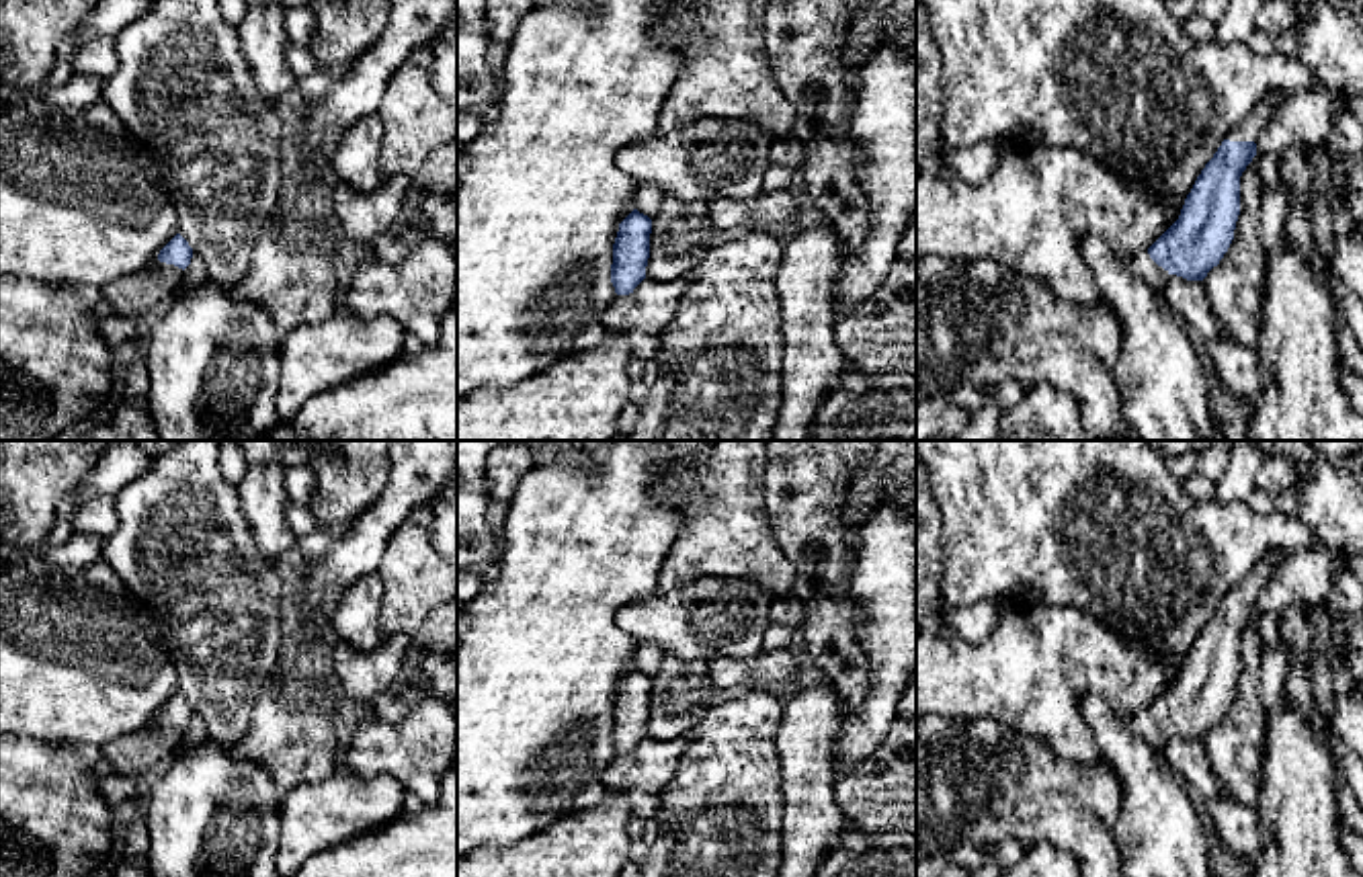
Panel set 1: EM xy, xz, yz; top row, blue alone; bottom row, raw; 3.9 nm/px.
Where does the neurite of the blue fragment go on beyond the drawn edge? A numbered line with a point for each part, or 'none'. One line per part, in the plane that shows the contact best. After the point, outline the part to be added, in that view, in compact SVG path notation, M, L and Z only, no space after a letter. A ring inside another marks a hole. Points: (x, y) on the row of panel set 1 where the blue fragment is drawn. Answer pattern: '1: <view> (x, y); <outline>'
1: yz (1249, 128); M1267 92L1254 107L1252 111L1238 123L1234 125L1226 139L1230 141L1256 141L1261 129L1267 125L1271 119L1277 102L1285 98L1285 92Z
2: yz (1140, 265); M1142 250L1138 254L1133 254L1129 260L1129 270L1140 277L1160 299L1162 299L1162 289L1166 287L1168 281L1168 270L1164 270L1162 266L1158 266L1148 250Z

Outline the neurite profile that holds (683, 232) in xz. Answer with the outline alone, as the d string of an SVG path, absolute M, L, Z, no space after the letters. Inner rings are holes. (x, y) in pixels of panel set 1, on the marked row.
M664 197L652 219L646 279L666 283L689 277L695 264L721 244L707 203Z

